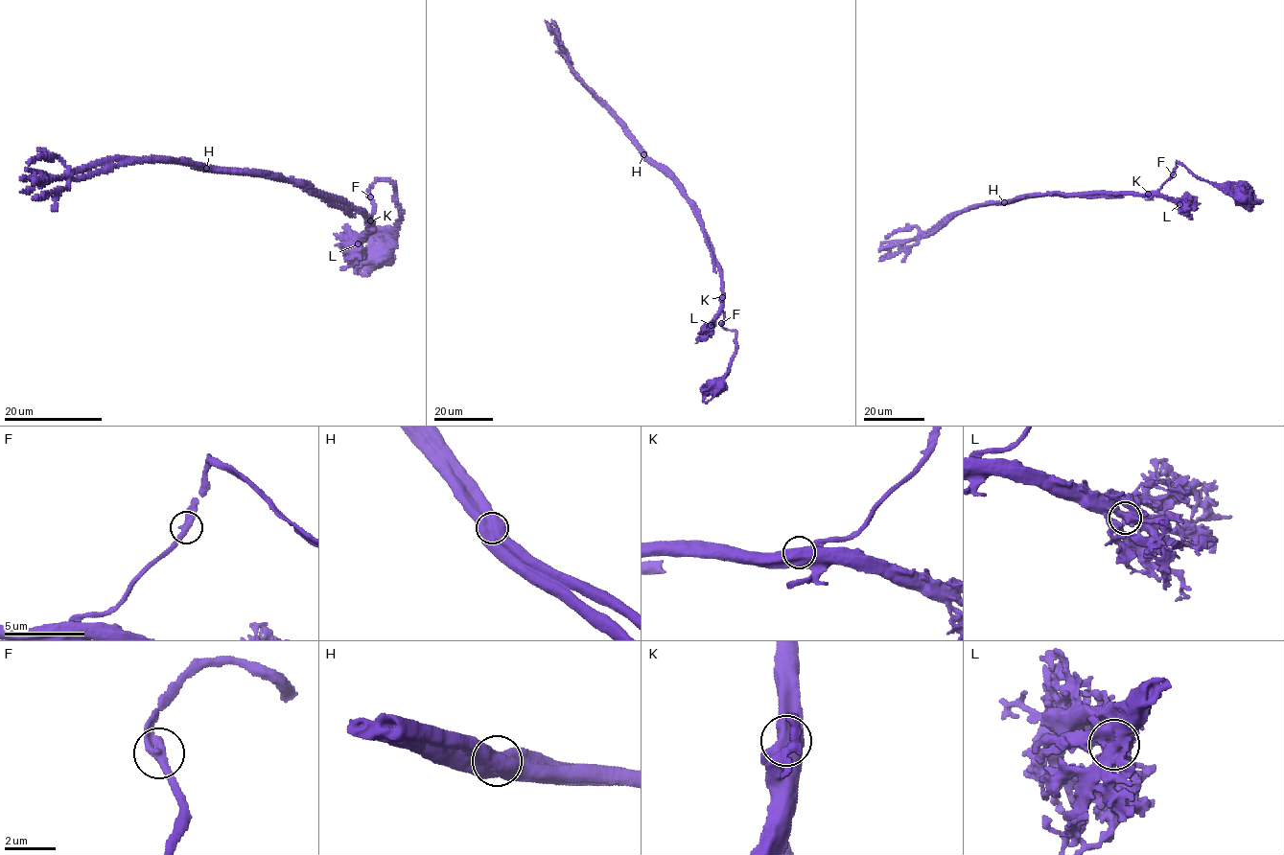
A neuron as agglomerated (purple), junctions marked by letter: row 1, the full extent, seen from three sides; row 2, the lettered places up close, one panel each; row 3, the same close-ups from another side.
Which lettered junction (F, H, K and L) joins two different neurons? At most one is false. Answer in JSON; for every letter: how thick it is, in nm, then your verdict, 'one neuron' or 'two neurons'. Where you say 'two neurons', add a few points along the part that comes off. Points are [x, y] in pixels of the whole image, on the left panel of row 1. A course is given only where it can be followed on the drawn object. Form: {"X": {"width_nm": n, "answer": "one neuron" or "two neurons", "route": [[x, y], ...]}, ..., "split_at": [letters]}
{"F": {"width_nm": 400, "answer": "one neuron"}, "H": {"width_nm": 800, "answer": "two neurons", "route": [[206, 168], [151, 158], [107, 159], [74, 172], [66, 188], [40, 198], [33, 198]]}, "K": {"width_nm": 800, "answer": "one neuron"}, "L": {"width_nm": 550, "answer": "one neuron"}, "split_at": ["H"]}

